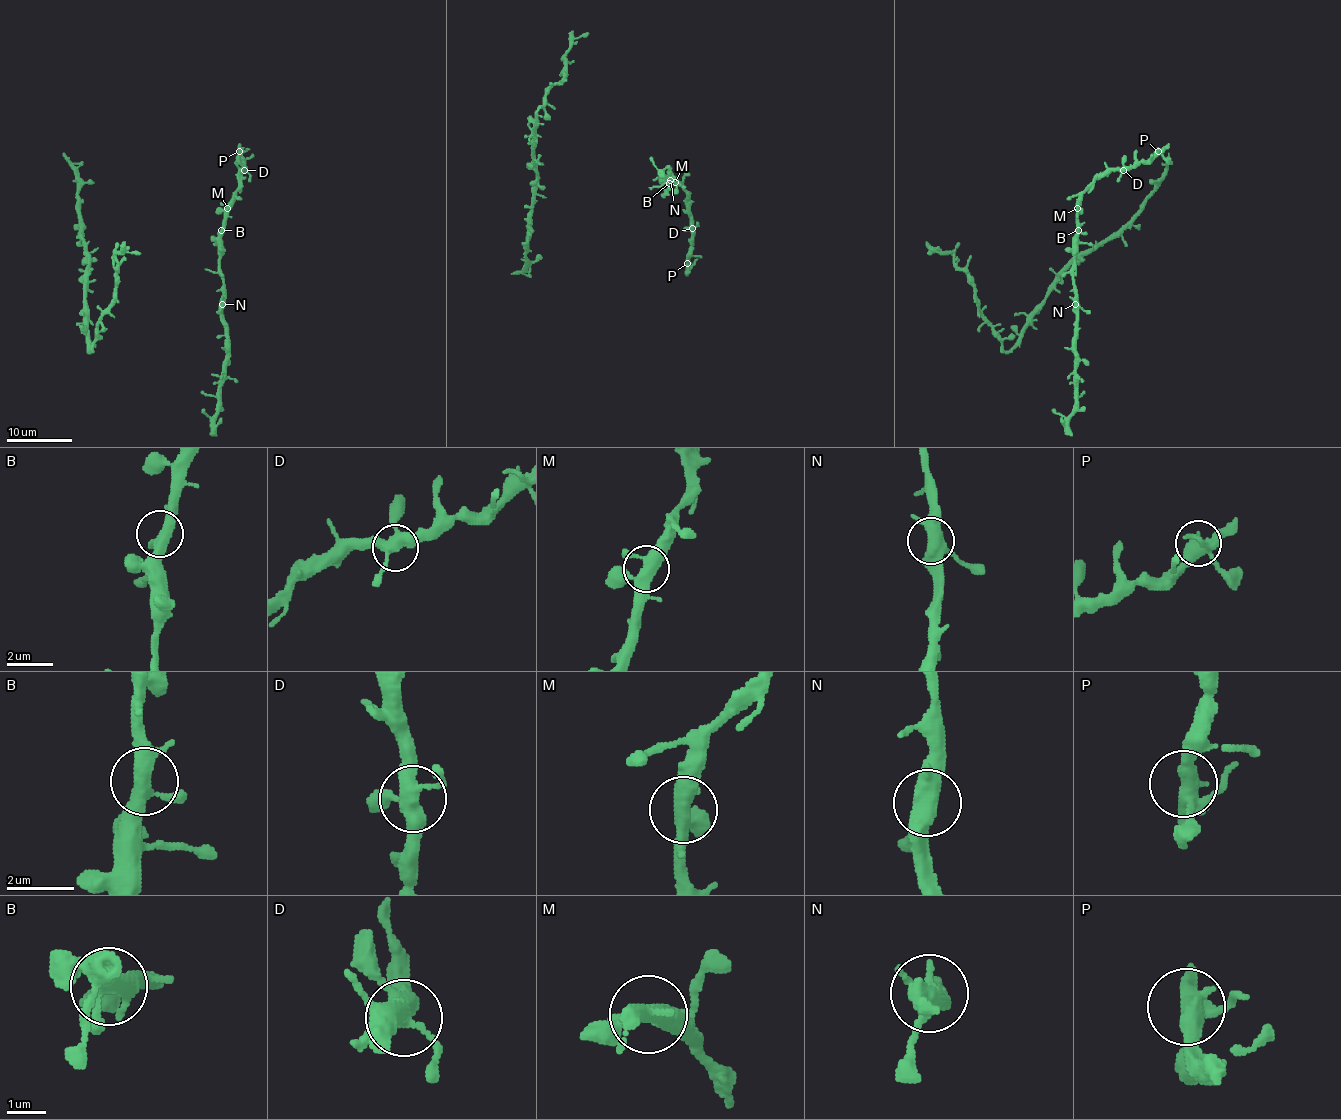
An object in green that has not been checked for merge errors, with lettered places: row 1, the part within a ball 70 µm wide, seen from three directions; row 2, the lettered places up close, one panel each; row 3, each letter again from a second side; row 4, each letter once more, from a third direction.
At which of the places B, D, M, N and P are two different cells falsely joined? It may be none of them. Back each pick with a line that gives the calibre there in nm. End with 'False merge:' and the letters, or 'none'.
False merge: none

